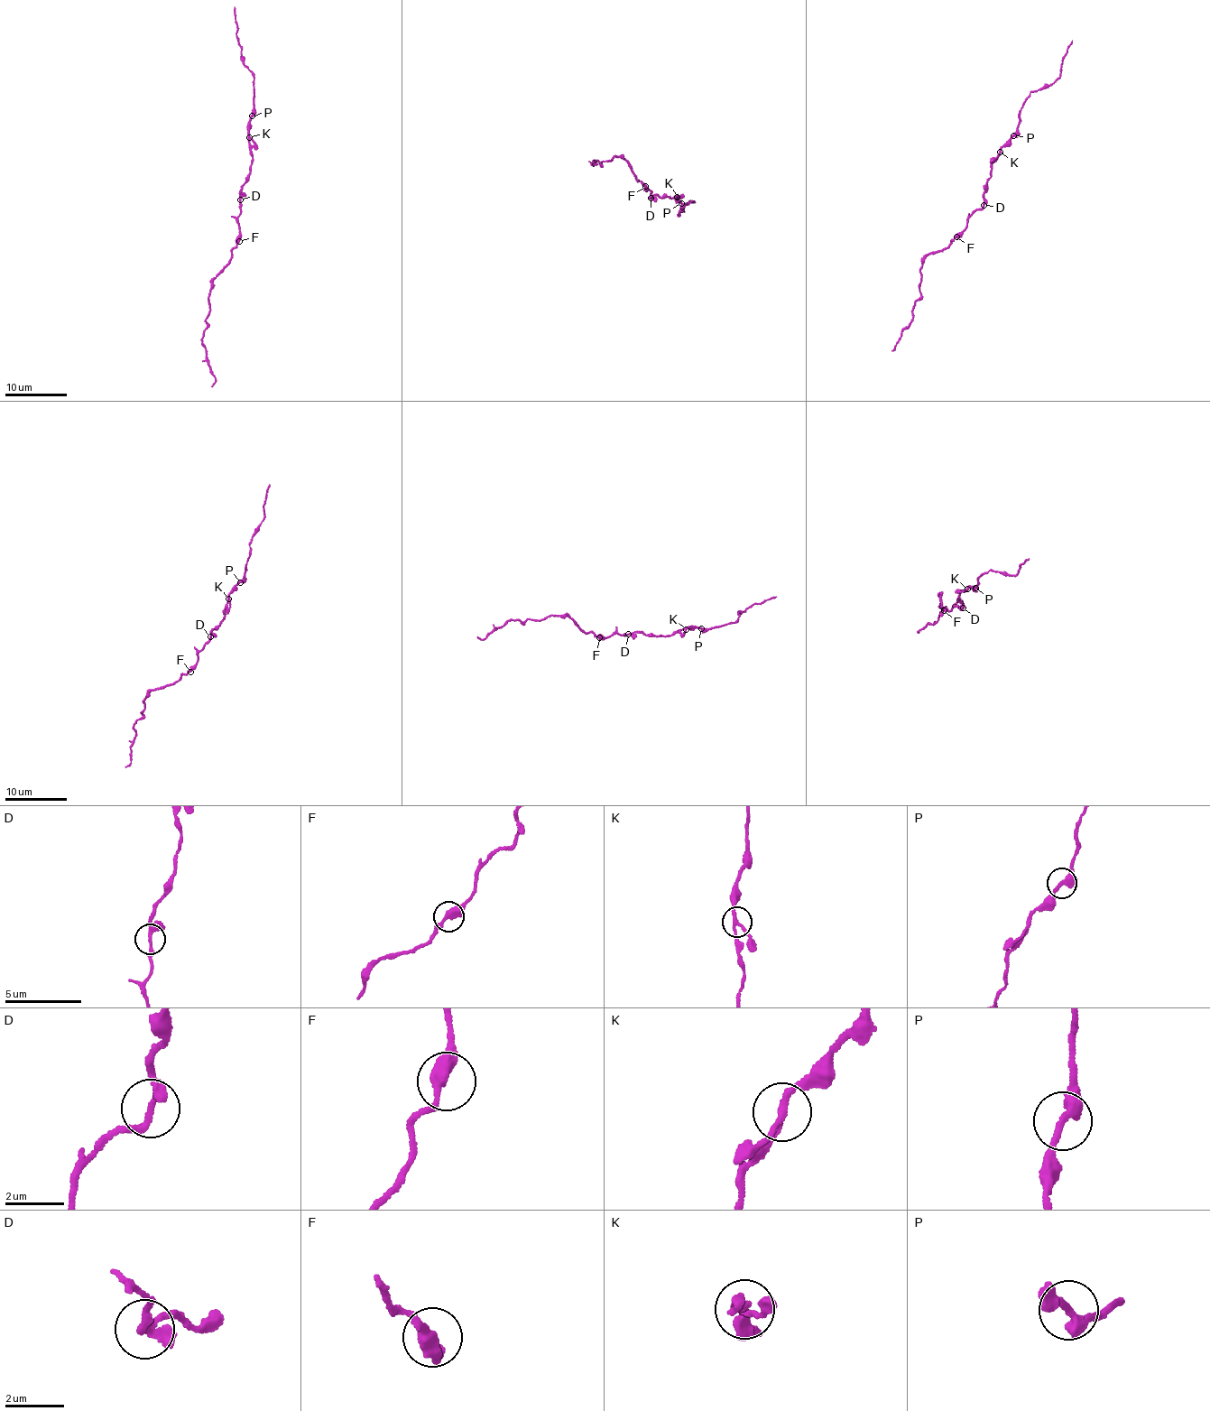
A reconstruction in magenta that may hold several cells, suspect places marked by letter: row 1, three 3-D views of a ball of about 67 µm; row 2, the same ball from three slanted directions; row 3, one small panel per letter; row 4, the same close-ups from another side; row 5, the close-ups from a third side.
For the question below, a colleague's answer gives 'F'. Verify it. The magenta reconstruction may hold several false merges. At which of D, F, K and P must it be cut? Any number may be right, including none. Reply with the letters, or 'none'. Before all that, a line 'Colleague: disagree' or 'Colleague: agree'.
Colleague: disagree
none

